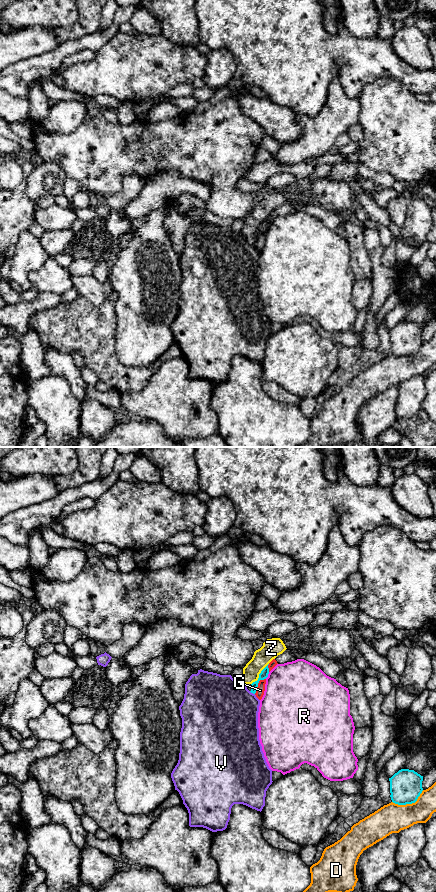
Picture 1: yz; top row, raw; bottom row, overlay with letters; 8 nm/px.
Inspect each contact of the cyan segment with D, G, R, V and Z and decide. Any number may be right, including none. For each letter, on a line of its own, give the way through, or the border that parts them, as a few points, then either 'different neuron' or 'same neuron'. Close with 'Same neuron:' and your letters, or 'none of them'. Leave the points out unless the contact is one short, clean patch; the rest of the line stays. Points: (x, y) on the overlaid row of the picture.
D: different neuron
G: along yz (265, 678), (259, 681), (254, 693) | different neuron
R: different neuron
V: along yz (249, 691), (254, 694) | different neuron
Z: different neuron
Same neuron: none of them

